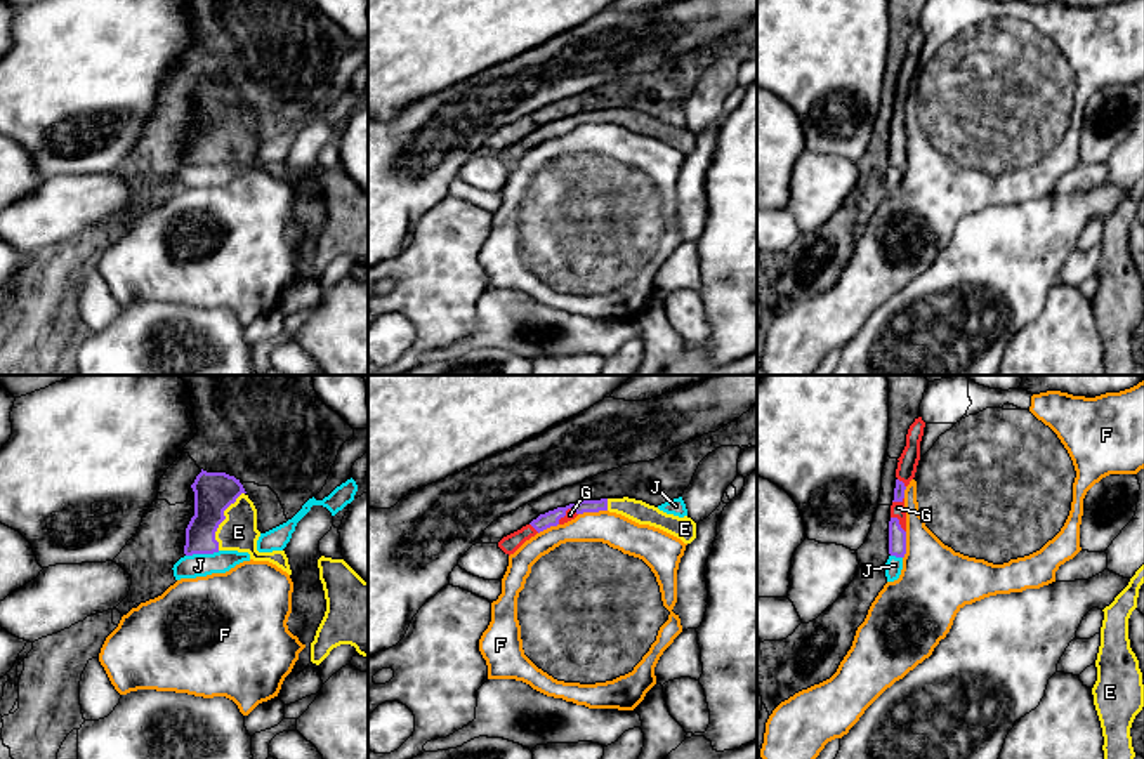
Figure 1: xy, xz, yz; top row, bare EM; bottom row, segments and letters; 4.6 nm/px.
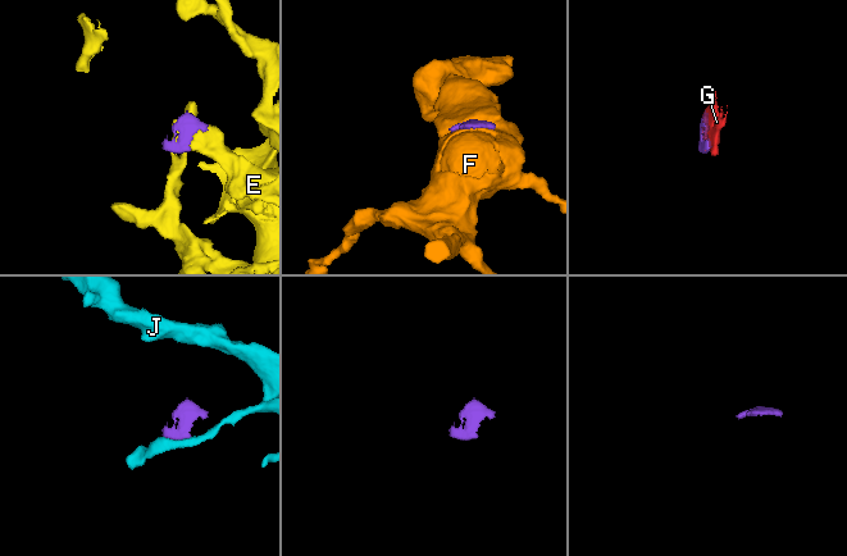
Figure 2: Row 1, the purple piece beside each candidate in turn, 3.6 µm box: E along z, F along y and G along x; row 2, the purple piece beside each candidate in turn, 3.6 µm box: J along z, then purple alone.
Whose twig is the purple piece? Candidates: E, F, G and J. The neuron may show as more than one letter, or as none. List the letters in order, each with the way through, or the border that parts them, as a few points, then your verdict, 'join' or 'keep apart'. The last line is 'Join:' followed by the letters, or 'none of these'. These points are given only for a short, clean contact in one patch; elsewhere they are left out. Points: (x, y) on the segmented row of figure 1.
E: runs through xy (214, 492), (219, 497), (223, 520), (238, 532); join
F: keep apart
G: join
J: border along xy (219, 551), (186, 556); keep apart
Join: E, G

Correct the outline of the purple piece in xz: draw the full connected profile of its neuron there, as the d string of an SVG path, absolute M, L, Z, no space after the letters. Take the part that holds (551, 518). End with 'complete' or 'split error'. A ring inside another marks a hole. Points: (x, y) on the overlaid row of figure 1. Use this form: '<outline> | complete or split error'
M623 497L623 498L580 500L576 504L569 504L566 507L557 507L554 511L540 514L529 525L503 537L498 542L498 547L510 556L536 533L550 526L564 525L575 519L578 514L599 512L599 511L616 512L639 525L649 525L660 528L680 538L684 544L691 544L696 538L696 523L691 518L687 516L679 518L674 514L667 514L658 507L649 505L642 500Z | split error

